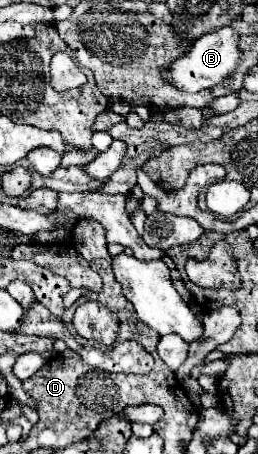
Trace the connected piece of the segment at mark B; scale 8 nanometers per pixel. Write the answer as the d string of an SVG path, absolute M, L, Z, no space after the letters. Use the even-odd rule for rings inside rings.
M221 27L213 33L207 33L189 47L189 53L183 53L167 69L161 69L161 77L185 93L211 89L217 83L225 81L225 77L229 77L229 73L233 73L233 69L237 67L237 61L241 59L237 43L239 43L239 35L231 27Z

